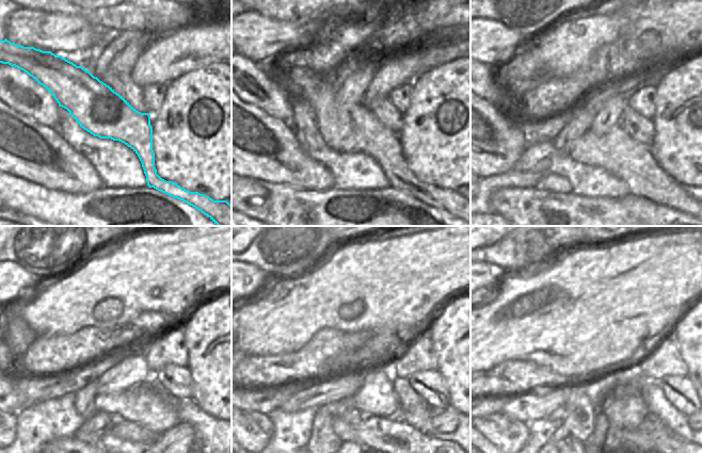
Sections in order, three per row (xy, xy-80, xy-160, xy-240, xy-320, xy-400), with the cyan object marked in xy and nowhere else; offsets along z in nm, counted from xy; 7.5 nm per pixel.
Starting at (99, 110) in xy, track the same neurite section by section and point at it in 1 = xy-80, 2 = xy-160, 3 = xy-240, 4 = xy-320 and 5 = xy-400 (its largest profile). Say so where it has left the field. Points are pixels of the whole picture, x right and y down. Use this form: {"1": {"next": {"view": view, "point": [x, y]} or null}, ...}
{"1": {"next": {"view": "xy-80", "point": [346, 128]}}, "2": {"next": {"view": "xy-160", "point": [617, 152]}}, "3": {"next": {"view": "xy-240", "point": [149, 406]}}, "4": {"next": {"view": "xy-320", "point": [339, 407]}}, "5": {"next": {"view": "xy-400", "point": [559, 414]}}}

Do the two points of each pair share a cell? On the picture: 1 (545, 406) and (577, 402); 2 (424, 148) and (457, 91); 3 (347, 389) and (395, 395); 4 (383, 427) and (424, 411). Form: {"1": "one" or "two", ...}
{"1": "two", "2": "one", "3": "two", "4": "two"}

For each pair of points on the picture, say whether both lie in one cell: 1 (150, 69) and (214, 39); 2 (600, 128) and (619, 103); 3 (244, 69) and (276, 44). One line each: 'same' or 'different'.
1: same
2: same
3: different

